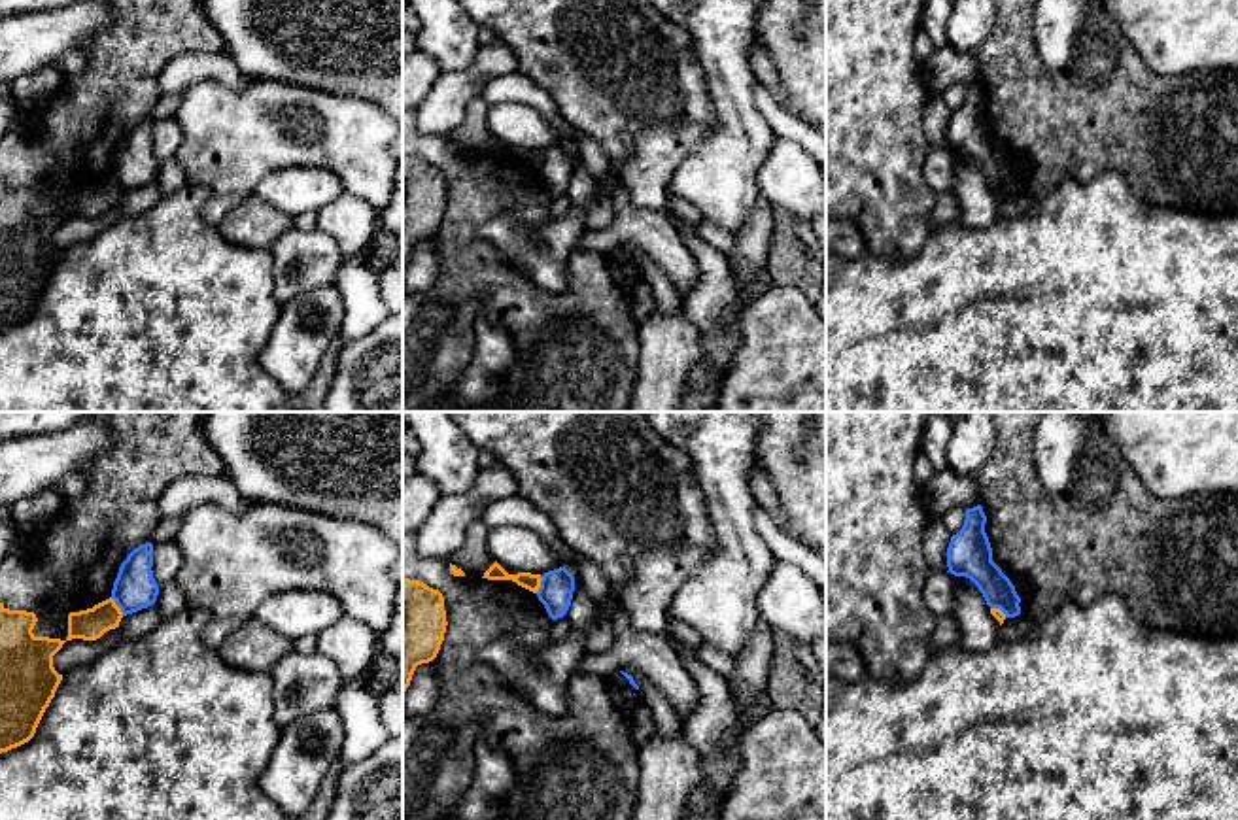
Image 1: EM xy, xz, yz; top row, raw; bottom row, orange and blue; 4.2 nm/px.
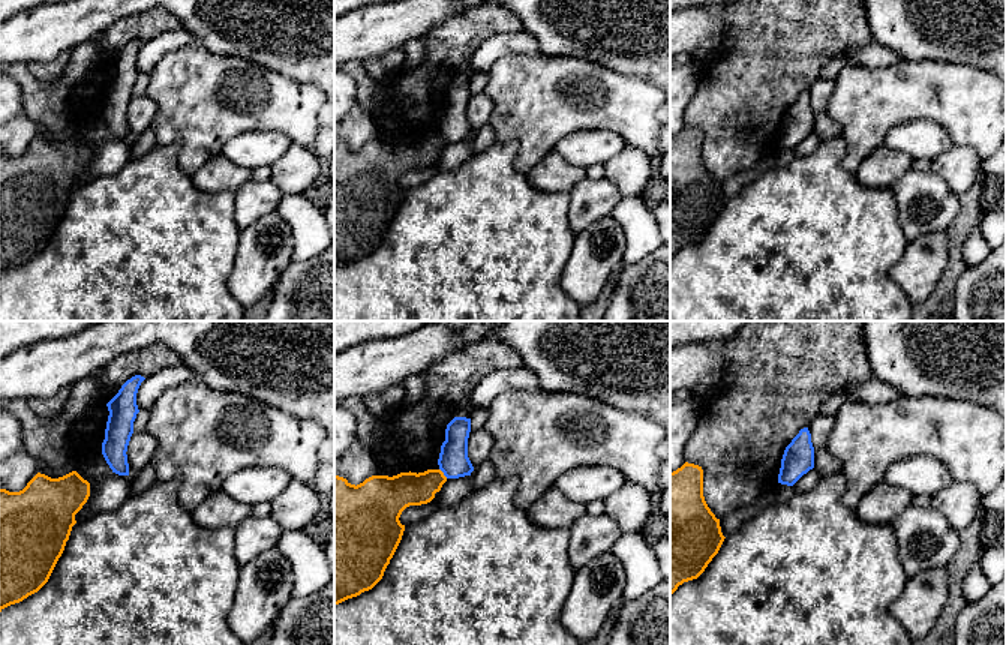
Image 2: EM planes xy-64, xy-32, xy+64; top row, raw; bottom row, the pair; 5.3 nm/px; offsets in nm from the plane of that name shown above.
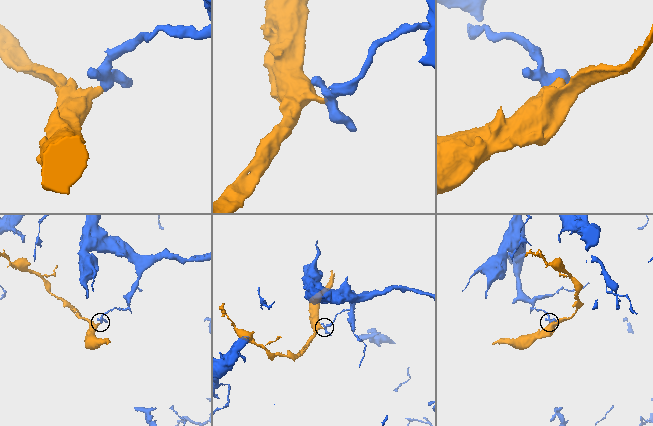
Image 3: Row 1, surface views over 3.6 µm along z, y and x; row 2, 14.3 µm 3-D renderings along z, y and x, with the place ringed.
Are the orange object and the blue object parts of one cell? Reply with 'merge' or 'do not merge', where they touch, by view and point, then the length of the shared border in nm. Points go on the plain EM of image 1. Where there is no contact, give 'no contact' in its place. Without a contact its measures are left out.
do not merge | xy (118, 184) | 100 nm

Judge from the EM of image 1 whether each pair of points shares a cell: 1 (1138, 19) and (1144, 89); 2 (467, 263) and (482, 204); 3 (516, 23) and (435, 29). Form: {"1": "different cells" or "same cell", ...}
{"1": "different cells", "2": "same cell", "3": "different cells"}

